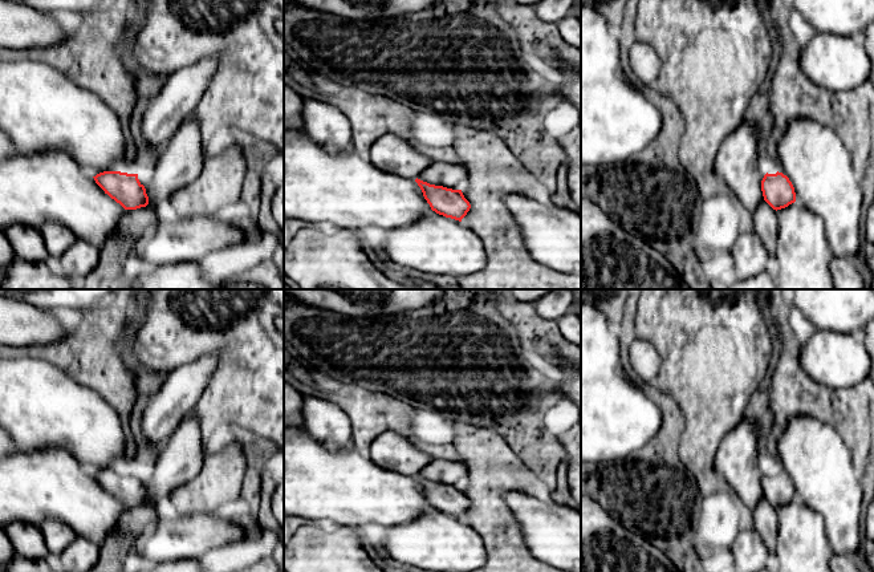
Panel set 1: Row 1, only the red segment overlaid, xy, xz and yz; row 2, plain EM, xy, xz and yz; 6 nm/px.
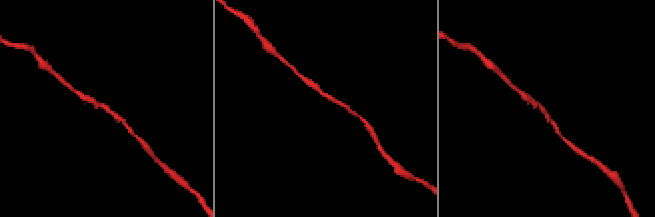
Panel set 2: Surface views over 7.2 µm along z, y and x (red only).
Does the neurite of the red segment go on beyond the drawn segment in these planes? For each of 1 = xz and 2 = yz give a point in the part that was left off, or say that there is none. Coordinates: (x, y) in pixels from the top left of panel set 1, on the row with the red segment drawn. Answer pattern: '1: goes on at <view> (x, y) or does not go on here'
1: does not go on here
2: does not go on here

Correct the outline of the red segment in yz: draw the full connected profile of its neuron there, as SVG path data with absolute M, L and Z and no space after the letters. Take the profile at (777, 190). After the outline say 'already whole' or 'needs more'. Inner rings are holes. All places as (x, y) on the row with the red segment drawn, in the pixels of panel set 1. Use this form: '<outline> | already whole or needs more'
M782 173L765 174L761 180L764 200L773 208L781 210L796 202L796 192L792 182Z | already whole

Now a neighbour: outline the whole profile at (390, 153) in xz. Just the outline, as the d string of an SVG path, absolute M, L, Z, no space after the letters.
M386 134L378 138L367 155L369 161L379 170L416 179L432 161L416 151L403 137Z

